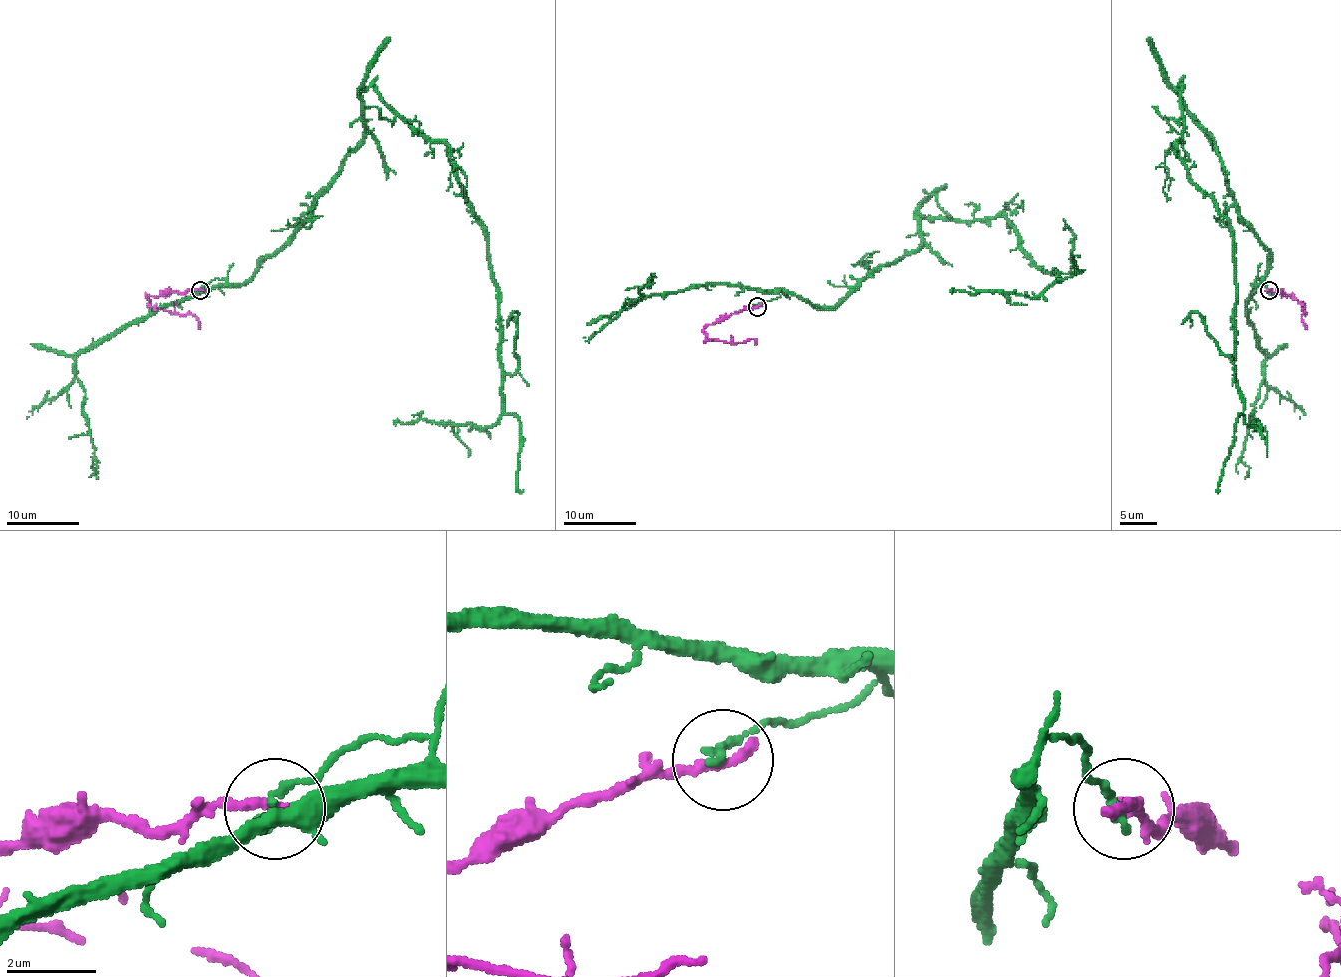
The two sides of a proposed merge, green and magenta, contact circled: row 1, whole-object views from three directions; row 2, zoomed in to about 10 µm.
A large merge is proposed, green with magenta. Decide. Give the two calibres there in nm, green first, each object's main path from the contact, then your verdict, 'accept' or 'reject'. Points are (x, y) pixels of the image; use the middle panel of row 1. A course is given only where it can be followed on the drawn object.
calibres 200 and 280 nm; course green (756, 306), (784, 291), (835, 306), (921, 244), (917, 215), (1003, 215), (1057, 280), (1032, 297), (952, 288); course magenta (756, 306), (722, 315), (704, 333), (707, 341), (735, 342), (753, 339), (756, 344); reject

